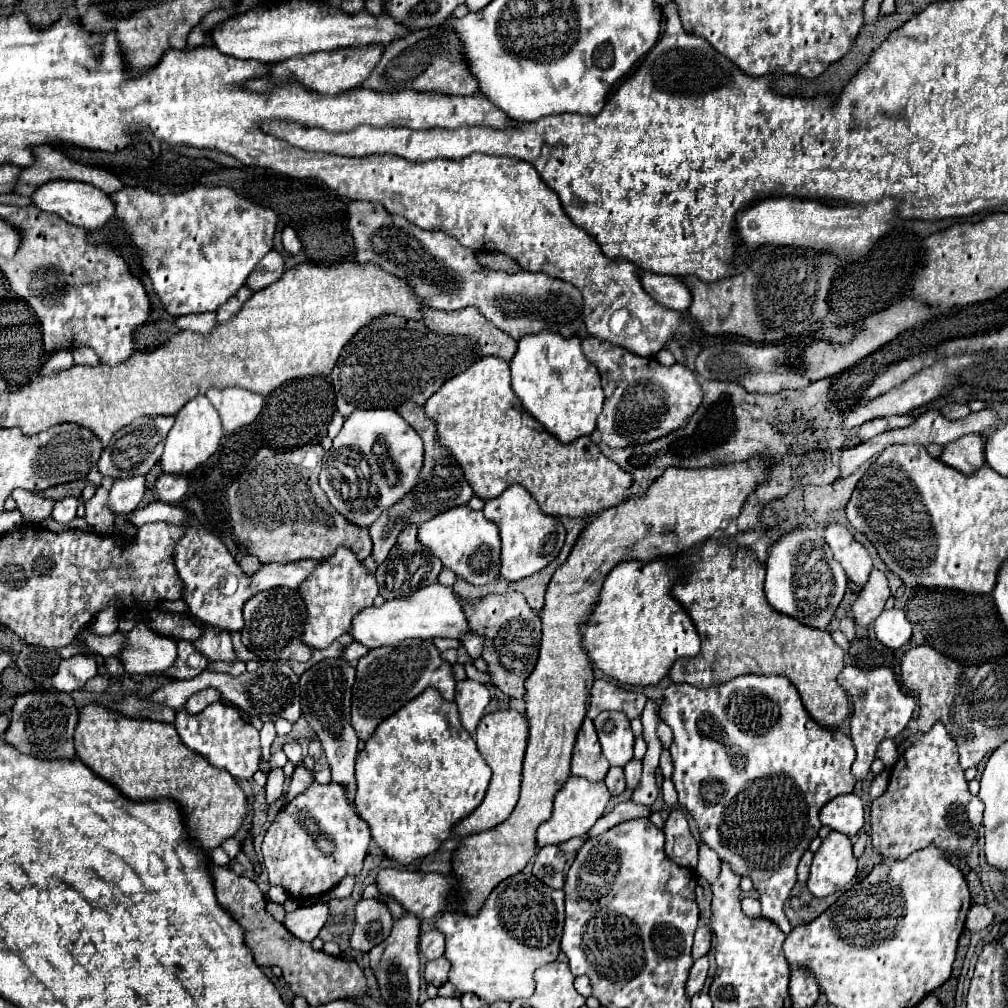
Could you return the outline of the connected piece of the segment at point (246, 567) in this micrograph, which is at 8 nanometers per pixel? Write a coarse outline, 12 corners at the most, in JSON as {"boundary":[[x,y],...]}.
{"boundary":[[242,556],[244,574],[256,574],[262,562],[256,556]]}

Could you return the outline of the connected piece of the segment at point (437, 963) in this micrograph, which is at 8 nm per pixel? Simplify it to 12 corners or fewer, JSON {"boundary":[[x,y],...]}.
{"boundary":[[432,960],[424,966],[424,982],[446,984],[450,962]]}

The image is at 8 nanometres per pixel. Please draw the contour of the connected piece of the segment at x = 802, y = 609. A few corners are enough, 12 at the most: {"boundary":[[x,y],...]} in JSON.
{"boundary":[[816,528],[766,560],[768,604],[828,630],[848,578]]}

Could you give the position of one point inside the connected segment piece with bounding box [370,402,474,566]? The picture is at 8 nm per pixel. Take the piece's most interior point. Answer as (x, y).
(441, 485)

